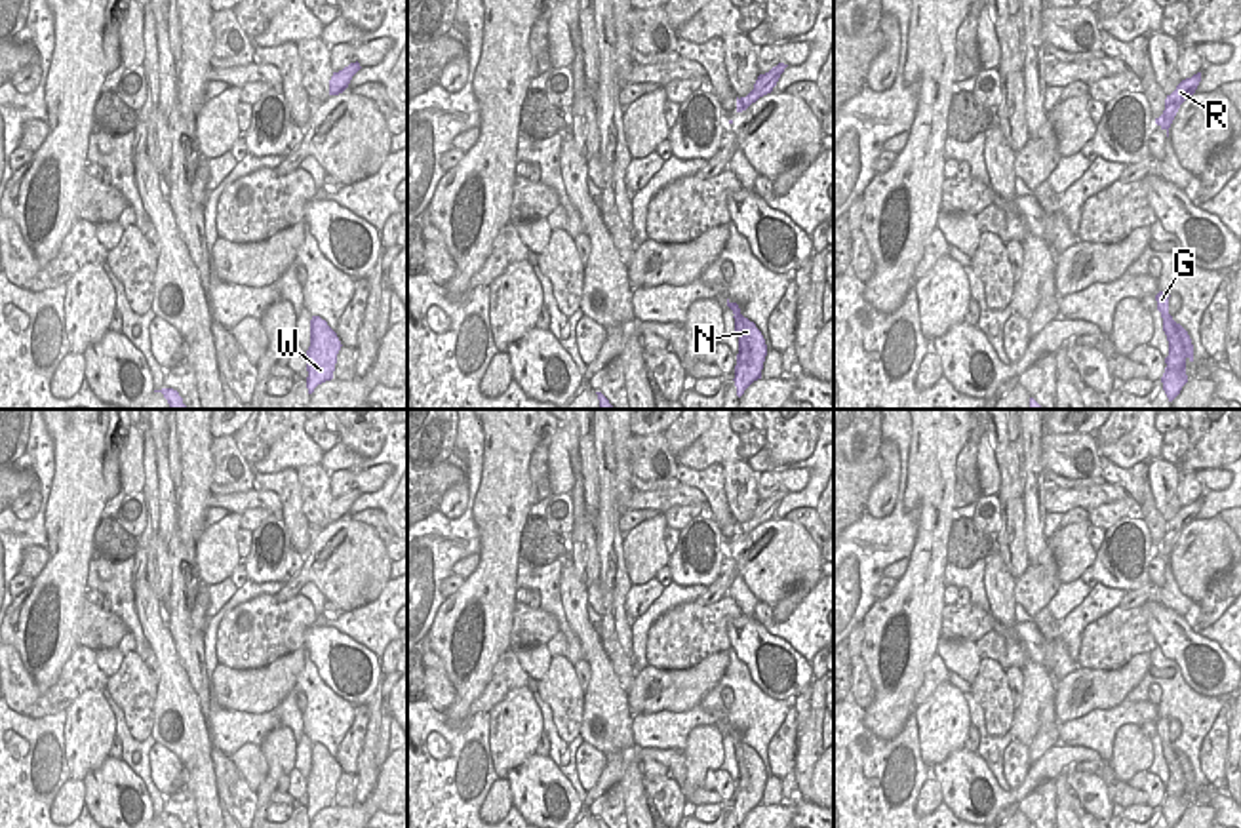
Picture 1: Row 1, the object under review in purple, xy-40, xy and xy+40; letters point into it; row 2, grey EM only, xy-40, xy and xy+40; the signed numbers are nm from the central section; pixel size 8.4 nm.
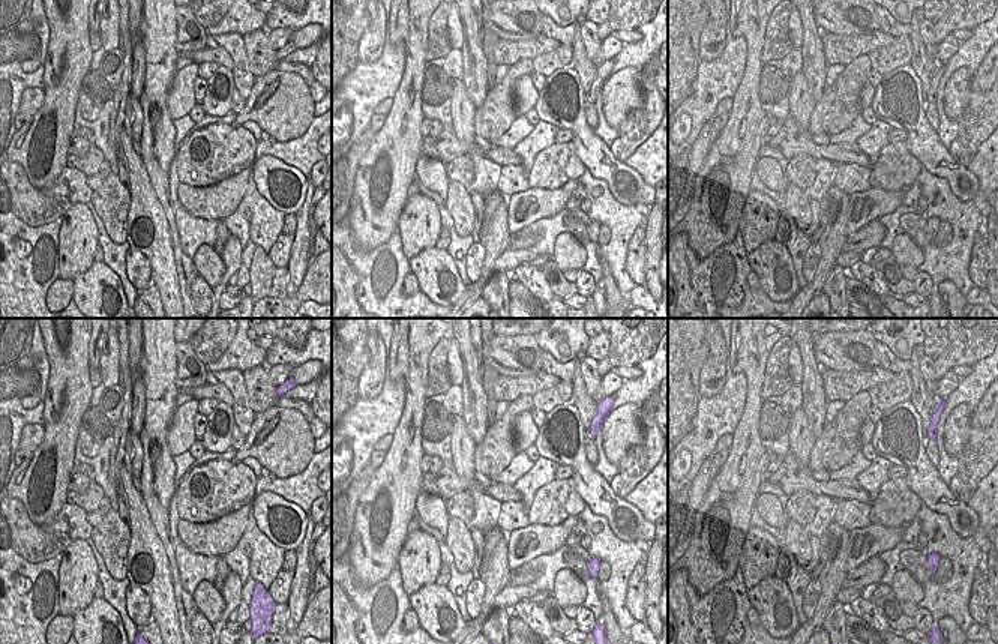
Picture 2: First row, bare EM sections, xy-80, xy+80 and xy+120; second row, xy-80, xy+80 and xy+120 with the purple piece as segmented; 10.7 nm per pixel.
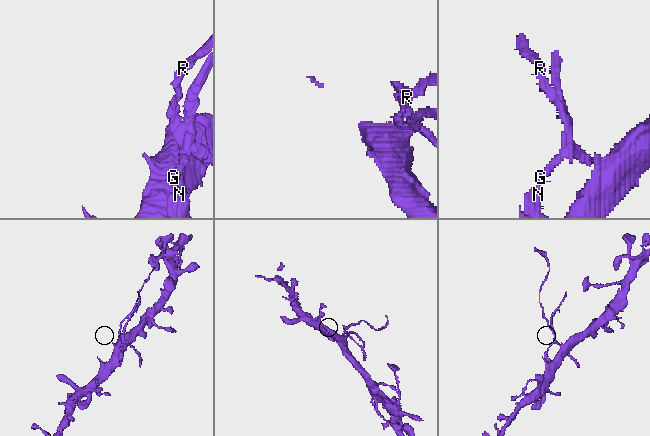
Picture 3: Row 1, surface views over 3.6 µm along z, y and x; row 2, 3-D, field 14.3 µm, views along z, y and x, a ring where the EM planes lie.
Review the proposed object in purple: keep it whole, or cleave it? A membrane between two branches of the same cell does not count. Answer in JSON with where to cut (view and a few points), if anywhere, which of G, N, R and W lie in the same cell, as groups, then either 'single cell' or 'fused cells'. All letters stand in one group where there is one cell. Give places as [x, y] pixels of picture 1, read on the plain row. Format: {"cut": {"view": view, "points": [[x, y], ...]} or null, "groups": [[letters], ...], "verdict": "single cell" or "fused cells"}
{"cut": {"view": "xy+40", "points": [[1162, 741], [1169, 743]]}, "groups": [["G", "R"], ["N", "W"]], "verdict": "fused cells"}

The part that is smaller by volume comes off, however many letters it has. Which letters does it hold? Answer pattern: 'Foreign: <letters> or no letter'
Foreign: G, R

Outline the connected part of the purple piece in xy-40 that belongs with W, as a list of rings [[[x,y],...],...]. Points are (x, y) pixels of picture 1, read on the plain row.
[[[320,742],[310,746],[310,773],[306,777],[306,815],[308,820],[325,807],[333,805],[337,780],[341,777],[337,759]]]

